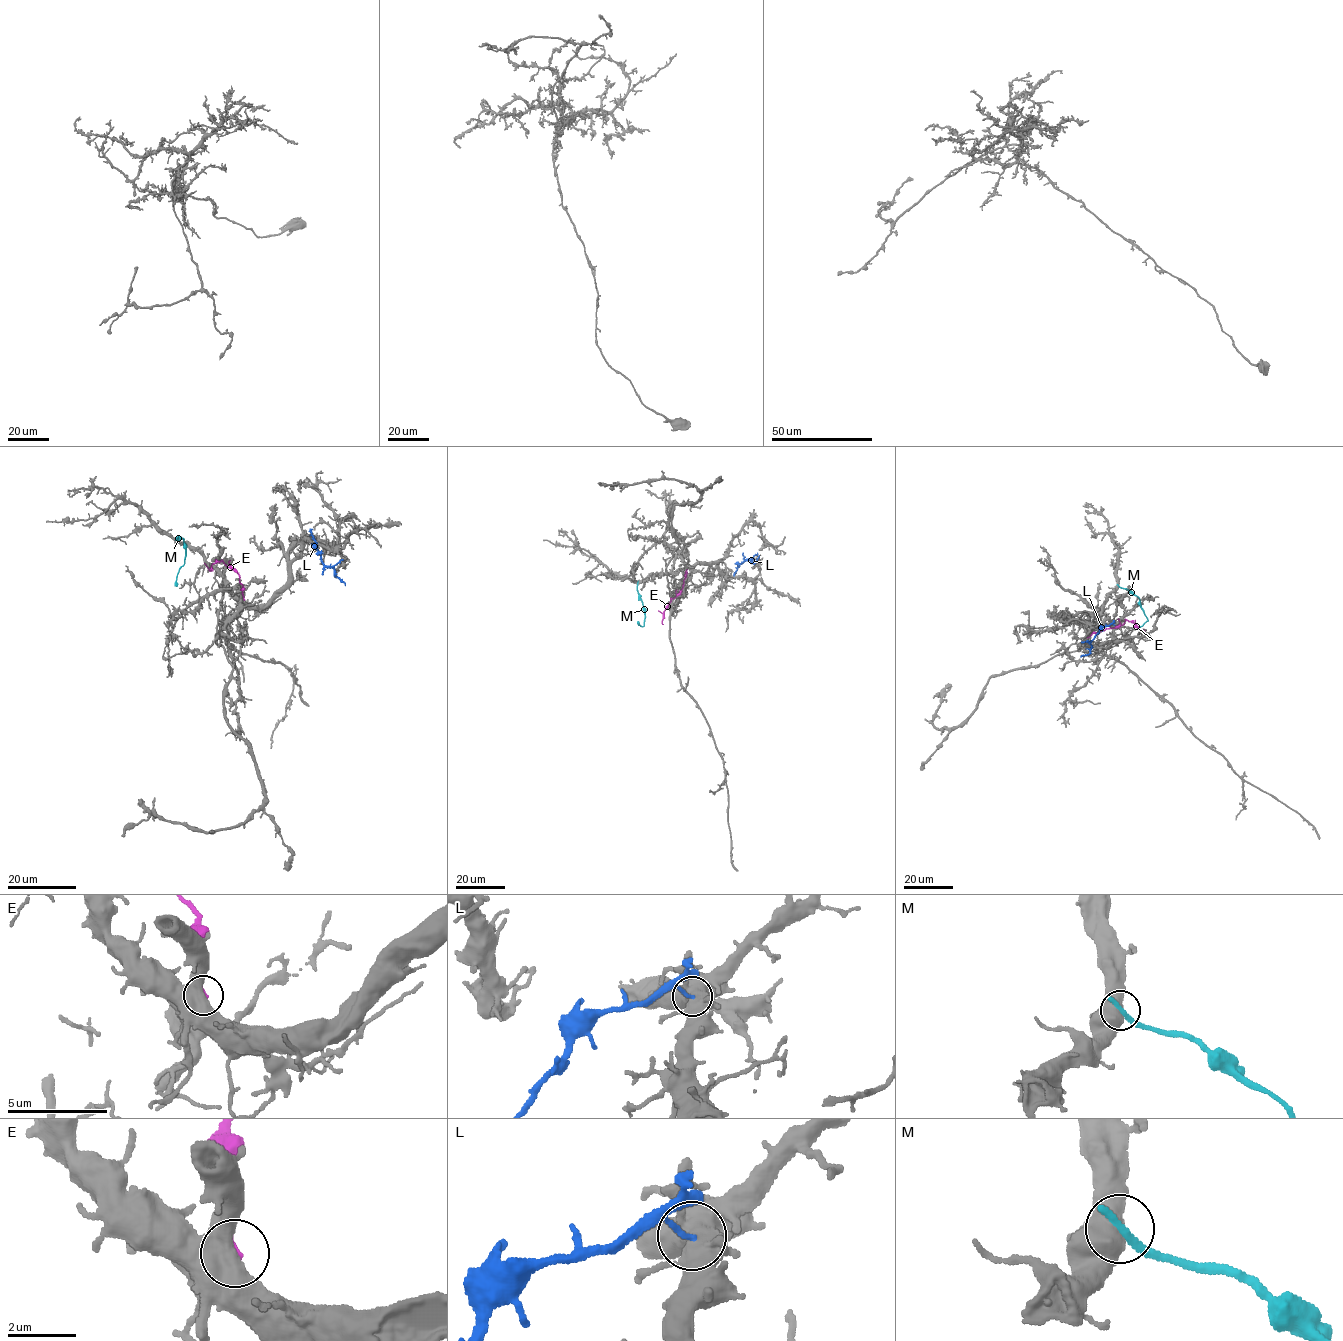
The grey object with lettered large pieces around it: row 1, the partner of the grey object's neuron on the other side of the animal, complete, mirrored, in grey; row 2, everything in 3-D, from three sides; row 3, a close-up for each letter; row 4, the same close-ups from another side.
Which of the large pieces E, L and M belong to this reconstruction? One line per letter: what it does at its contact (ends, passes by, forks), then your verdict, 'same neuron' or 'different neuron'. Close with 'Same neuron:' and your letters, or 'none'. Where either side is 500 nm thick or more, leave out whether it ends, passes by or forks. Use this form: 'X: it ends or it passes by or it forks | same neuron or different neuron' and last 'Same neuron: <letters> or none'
E: different neuron
L: different neuron
M: different neuron
Same neuron: none

